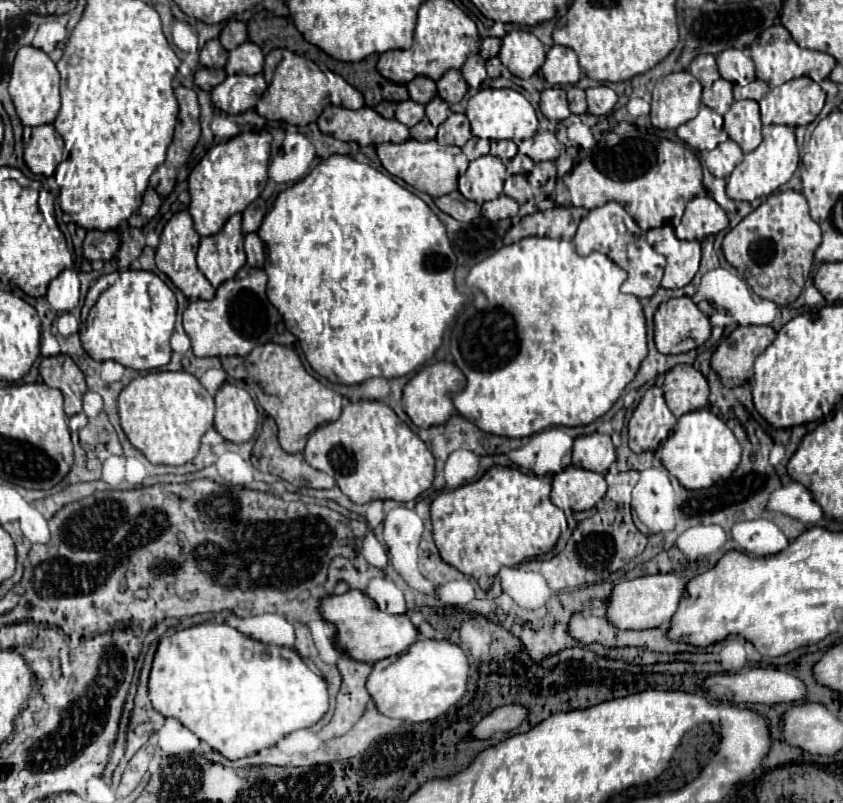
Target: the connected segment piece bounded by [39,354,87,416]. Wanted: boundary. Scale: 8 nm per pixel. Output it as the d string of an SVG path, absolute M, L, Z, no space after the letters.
M59 354L51 358L43 358L39 364L39 374L47 386L63 392L67 416L81 412L83 394L87 390L85 376L69 356Z

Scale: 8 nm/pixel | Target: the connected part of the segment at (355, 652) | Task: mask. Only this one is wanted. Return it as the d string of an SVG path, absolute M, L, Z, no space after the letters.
M349 590L345 594L331 594L321 598L319 612L323 620L331 622L335 630L339 630L339 650L349 654L357 662L375 664L383 658L397 656L405 652L417 638L417 628L413 626L409 614L385 614L377 608L375 600L361 590Z

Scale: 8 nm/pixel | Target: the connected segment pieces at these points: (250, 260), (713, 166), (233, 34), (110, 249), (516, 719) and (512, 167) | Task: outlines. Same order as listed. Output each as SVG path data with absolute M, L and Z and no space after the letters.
M255 232L245 234L245 252L247 252L247 264L249 266L263 268L263 264L265 264L265 246L263 246L261 238Z
M727 140L727 142L719 144L711 152L707 152L707 156L705 156L705 164L707 164L709 172L717 178L727 178L731 174L731 170L741 160L743 160L743 150L733 140Z
M229 20L223 26L223 32L219 36L219 42L223 44L225 50L233 50L235 46L243 44L247 40L247 26L239 20Z
M89 230L83 240L83 256L87 260L111 260L119 250L119 238L115 238L115 230L101 232Z
M501 706L487 714L473 730L475 738L489 738L495 732L511 732L515 730L523 718L527 716L527 708L523 706Z
M517 154L507 164L507 173L514 174L527 174L533 170L535 163L526 155Z

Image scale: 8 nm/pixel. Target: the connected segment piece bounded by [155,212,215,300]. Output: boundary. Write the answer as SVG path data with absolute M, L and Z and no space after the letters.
M177 212L167 222L161 234L161 244L157 246L157 268L169 276L169 280L187 296L187 298L201 298L211 300L215 296L215 288L207 282L195 262L195 244L199 244L201 236L193 228L193 218L189 212Z

